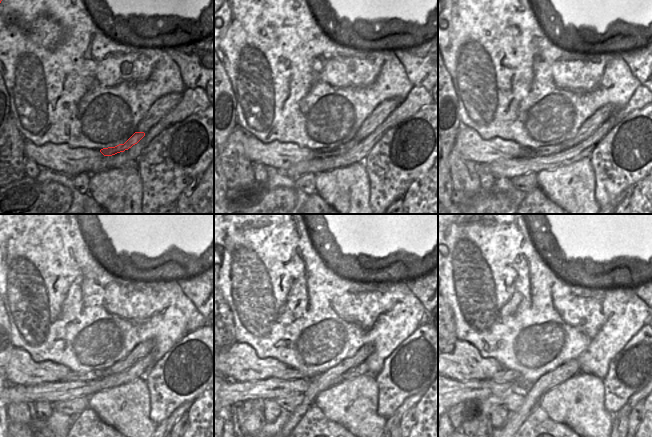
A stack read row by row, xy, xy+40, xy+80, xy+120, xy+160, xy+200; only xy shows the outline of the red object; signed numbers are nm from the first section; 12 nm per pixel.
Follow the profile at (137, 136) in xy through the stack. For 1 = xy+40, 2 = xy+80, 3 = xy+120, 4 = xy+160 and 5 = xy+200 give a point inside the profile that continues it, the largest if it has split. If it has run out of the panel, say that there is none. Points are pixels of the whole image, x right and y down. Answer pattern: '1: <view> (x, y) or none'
1: xy+40 (340, 149)
2: xy+80 (552, 149)
3: xy+120 (94, 375)
4: xy+160 (290, 374)
5: xy+200 (505, 375)

